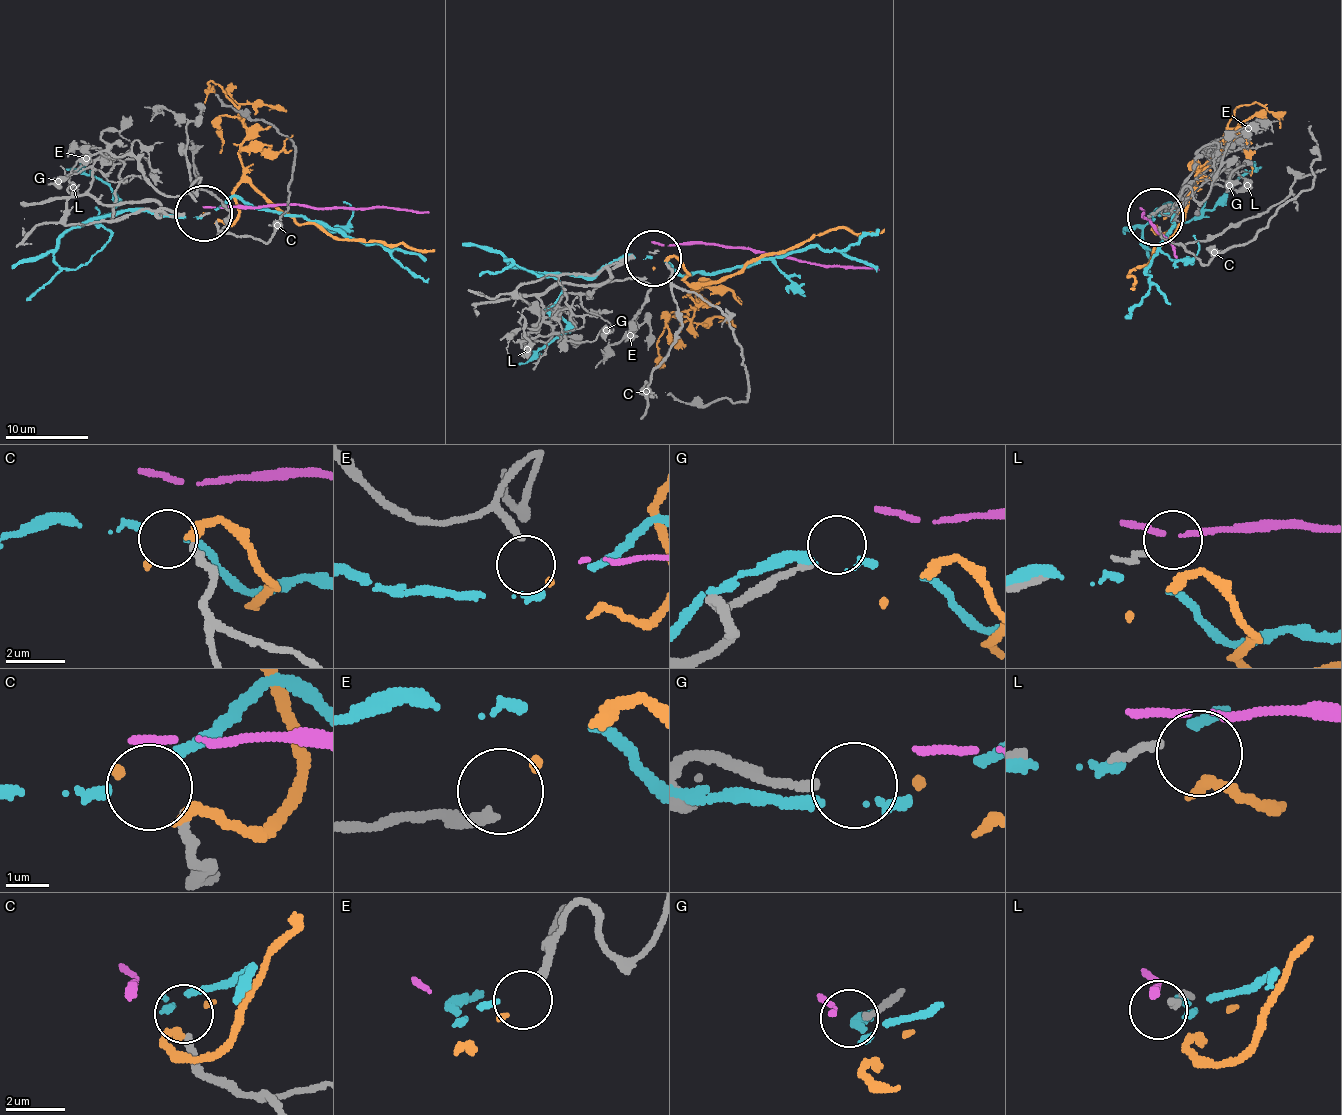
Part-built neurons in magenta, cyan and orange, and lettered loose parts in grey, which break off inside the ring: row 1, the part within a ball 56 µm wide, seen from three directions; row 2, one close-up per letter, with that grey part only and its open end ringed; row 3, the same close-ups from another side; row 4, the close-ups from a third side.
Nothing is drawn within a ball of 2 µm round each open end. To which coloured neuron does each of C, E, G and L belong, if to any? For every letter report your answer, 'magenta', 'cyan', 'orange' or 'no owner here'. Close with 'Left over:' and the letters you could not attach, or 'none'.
C: cyan
E: orange
G: no owner here
L: no owner here
Left over: G, L

